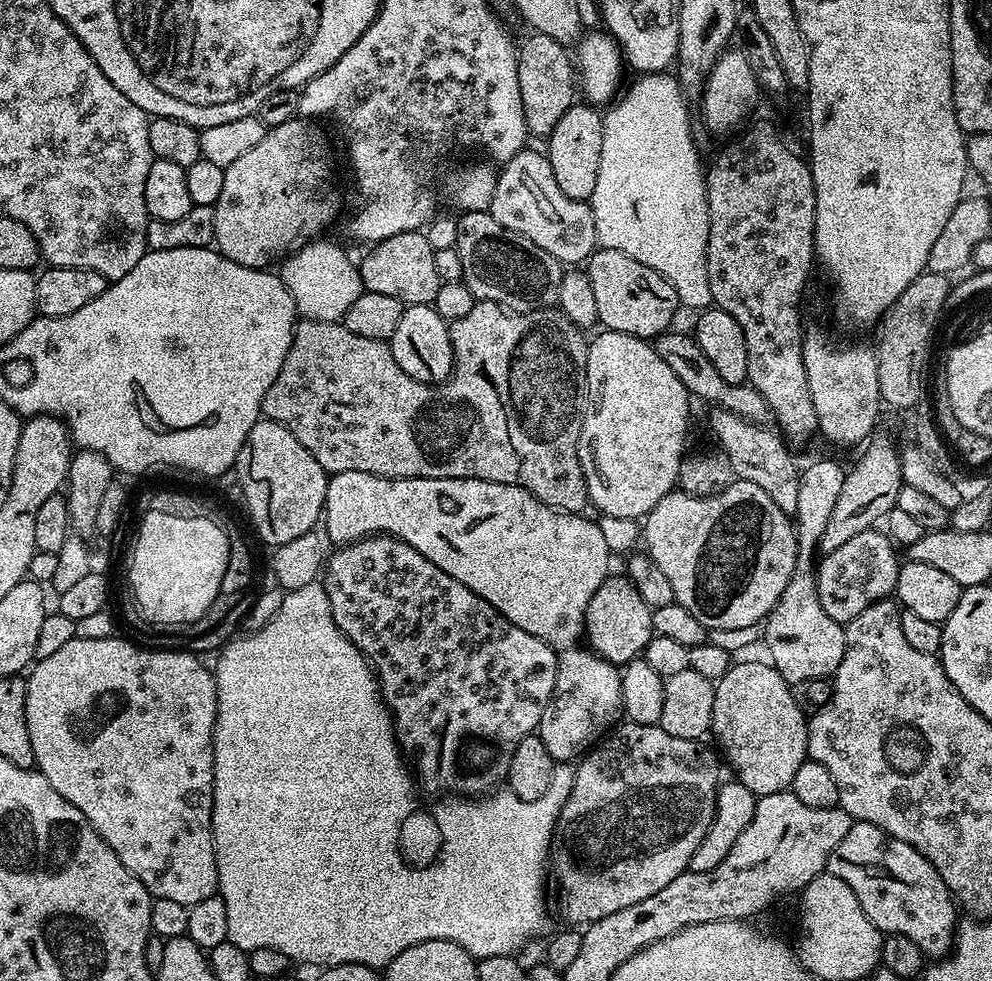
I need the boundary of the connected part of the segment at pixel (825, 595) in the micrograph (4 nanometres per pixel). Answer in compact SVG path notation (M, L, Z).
M875 527L862 530L860 534L855 534L854 538L847 539L842 546L838 546L838 550L830 550L819 557L816 568L818 598L822 602L822 610L826 610L826 614L830 614L830 618L834 618L834 622L846 626L854 618L858 618L858 614L862 614L862 610L866 610L880 600L889 599L896 591L896 583L902 563L901 557L896 557L897 545L893 544L887 531L876 531L878 530Z

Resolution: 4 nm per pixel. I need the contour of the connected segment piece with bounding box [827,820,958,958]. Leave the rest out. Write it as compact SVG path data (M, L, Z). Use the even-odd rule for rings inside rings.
M857 820L850 830L846 830L846 838L834 846L827 871L832 872L834 878L842 878L842 882L854 890L858 902L862 902L862 910L866 910L866 918L870 918L881 933L906 934L906 938L915 942L928 958L943 958L951 952L958 927L958 905L946 882L942 882L942 874L938 874L938 870L934 870L934 866L930 866L930 862L926 862L926 858L922 858L914 846L906 846L906 842L886 834L870 822Z

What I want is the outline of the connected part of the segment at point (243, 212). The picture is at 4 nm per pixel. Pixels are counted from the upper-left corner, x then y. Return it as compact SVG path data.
M308 118L282 122L282 126L267 129L258 142L238 162L230 162L222 178L222 195L214 205L214 248L238 266L267 269L272 263L283 261L305 244L321 235L327 224L336 220L340 212L340 192L328 157L328 140L319 123Z

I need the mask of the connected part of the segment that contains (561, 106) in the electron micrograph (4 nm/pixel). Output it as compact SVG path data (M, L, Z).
M531 33L529 37L524 44L521 43L517 51L518 88L521 91L523 116L526 118L529 135L546 138L552 132L553 127L558 124L562 114L569 109L572 103L575 103L574 74L576 75L576 72L573 59L565 45L560 44L554 38L550 38L549 35L540 33Z

